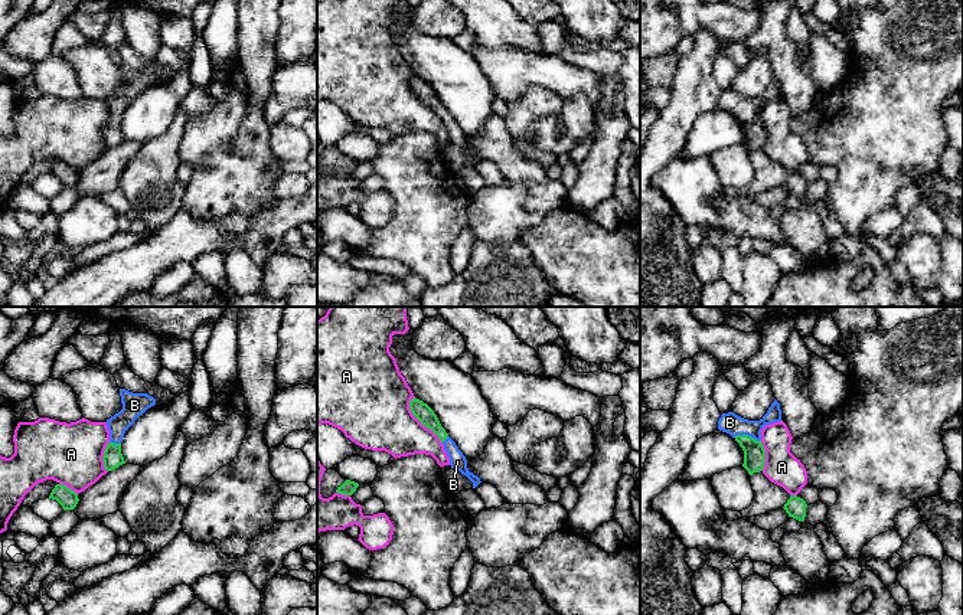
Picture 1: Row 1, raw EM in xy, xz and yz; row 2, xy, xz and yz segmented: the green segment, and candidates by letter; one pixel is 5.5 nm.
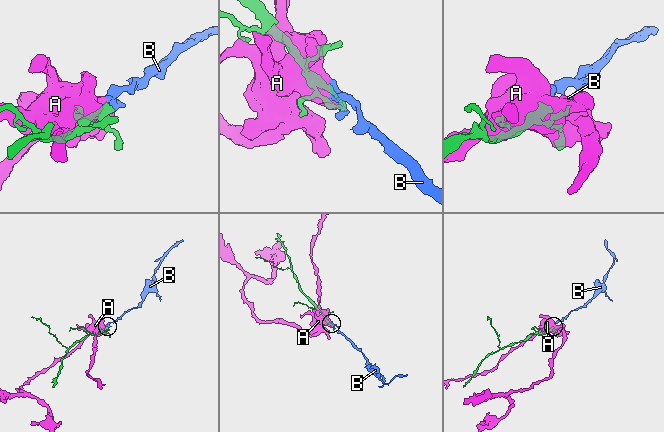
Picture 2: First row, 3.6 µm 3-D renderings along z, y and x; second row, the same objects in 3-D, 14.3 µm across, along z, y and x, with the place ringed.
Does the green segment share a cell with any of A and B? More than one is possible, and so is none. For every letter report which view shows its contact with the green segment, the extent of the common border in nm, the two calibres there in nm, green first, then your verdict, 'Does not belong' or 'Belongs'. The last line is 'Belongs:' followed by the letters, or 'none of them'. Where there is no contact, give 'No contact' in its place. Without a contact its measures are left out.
A: Touches green in xz. Shared border 300 nm. Thickness 100 nm (green) against 380 nm. Does not belong
B: Touches green in yz. Shared border 150 nm. Thickness 130 nm (green) against 120 nm. Belongs
Belongs: B

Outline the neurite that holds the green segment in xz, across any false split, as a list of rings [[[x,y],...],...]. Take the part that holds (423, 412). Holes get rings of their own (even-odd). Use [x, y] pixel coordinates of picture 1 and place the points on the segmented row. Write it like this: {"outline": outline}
{"outline": [[[414,398],[409,402],[409,409],[412,415],[428,429],[431,429],[443,442],[444,449],[450,458],[451,468],[460,471],[463,475],[466,475],[471,482],[473,488],[476,488],[482,481],[477,475],[469,471],[467,468],[467,459],[463,455],[463,452],[458,449],[456,442],[448,436],[445,429],[441,426],[437,415],[434,410],[424,403],[422,400]]]}

